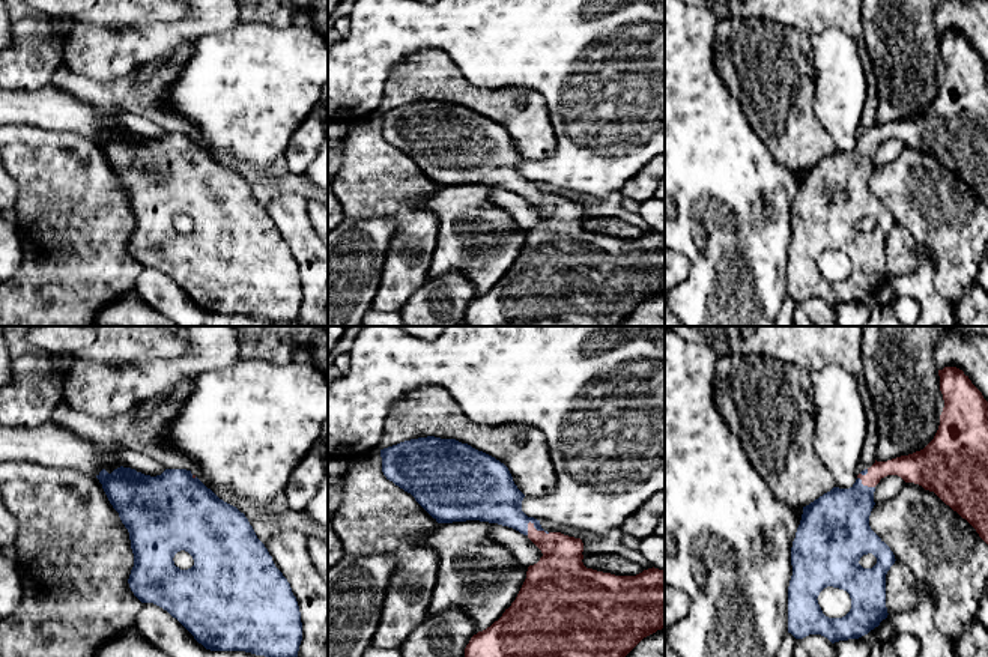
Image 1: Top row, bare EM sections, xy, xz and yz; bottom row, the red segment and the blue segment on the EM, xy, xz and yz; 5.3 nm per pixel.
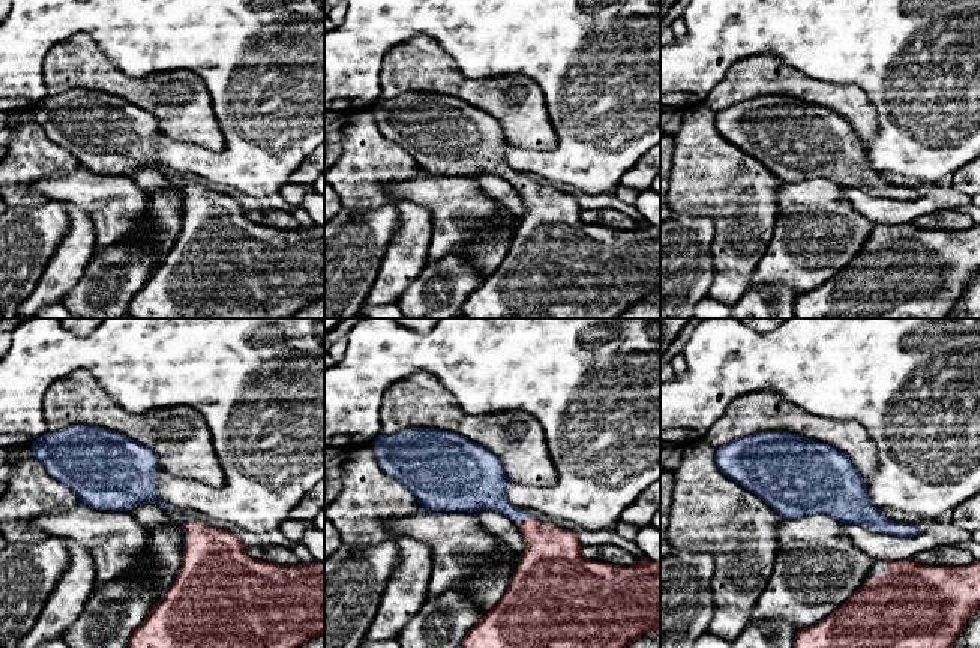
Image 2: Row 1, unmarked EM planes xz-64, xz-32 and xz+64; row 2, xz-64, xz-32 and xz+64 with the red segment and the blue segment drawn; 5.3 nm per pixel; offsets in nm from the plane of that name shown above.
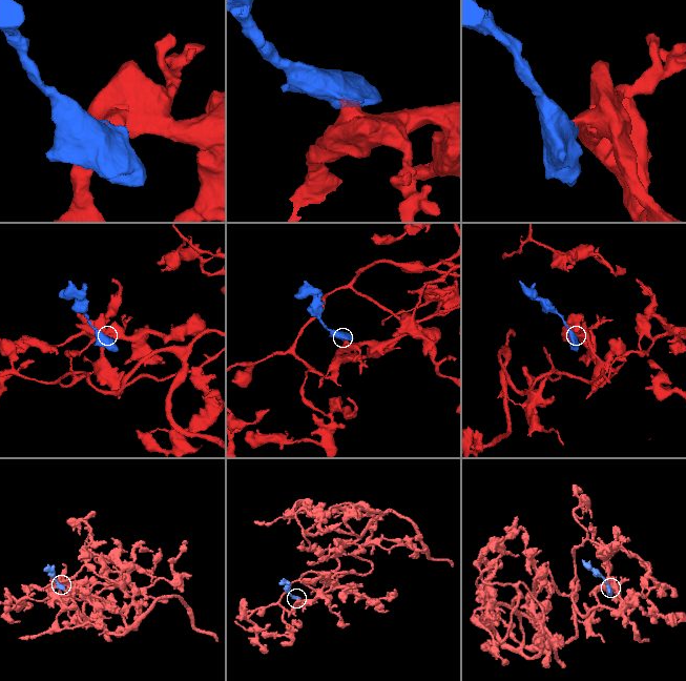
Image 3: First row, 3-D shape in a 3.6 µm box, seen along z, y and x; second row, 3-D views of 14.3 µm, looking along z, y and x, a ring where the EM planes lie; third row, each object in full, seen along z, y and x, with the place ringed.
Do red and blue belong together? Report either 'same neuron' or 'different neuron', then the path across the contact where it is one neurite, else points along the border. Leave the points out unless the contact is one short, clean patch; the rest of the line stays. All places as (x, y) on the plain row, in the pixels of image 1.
same neuron; way xz (560, 235), (560, 218), (539, 194), (501, 167)

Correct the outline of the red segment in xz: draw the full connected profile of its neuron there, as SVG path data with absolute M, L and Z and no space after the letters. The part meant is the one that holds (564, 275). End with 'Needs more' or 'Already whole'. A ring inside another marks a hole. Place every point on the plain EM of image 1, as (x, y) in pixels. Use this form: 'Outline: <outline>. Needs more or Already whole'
Outline: M435 99L418 101L400 105L397 108L380 113L382 120L382 135L386 143L392 144L396 149L411 156L415 164L438 185L438 186L453 186L466 183L480 183L489 186L498 186L502 189L513 191L520 197L526 198L543 216L540 224L528 230L526 242L508 272L502 280L495 284L490 290L474 298L465 311L465 323L468 326L620 326L644 301L665 292L665 235L659 232L648 232L636 239L615 239L611 236L597 235L586 232L582 226L583 223L583 206L580 201L568 200L561 195L547 195L541 191L540 183L528 180L522 174L522 164L525 158L517 152L508 131L496 123L495 120L472 111L468 107L462 107L456 102L441 102Z. Needs more

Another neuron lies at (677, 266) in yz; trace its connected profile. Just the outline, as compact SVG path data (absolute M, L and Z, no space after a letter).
M665 247L665 301L671 289L683 284L690 274L690 260Z

